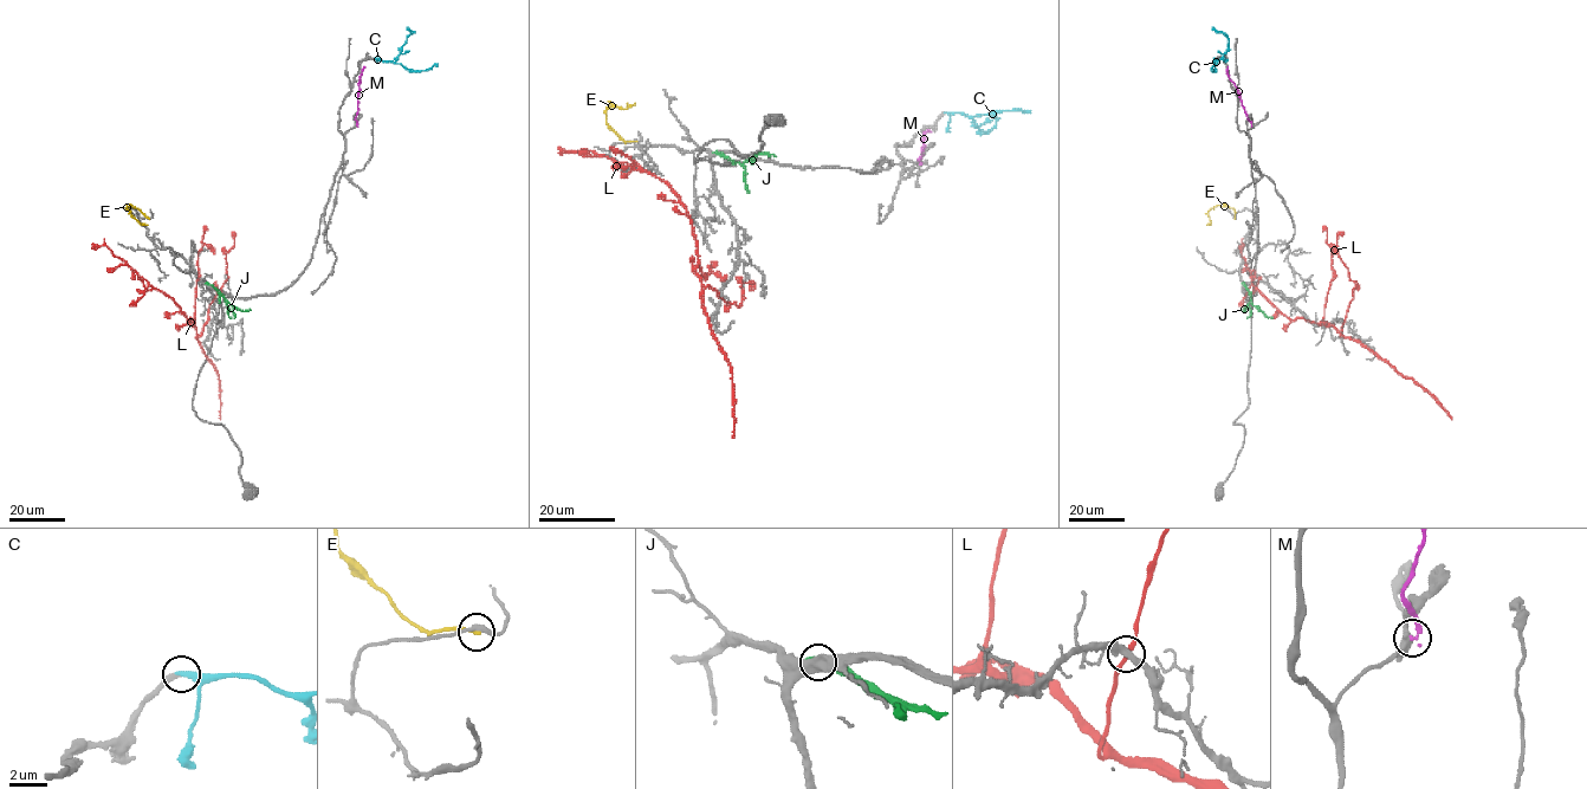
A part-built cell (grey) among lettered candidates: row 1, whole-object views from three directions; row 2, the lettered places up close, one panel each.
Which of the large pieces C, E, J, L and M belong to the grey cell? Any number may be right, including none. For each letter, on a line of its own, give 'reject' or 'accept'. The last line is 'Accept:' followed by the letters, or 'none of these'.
C: accept
E: reject
J: reject
L: reject
M: reject
Accept: C

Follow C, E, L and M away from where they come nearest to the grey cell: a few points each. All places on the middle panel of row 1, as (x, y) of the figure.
C: (946, 111), (963, 112), (986, 133), (995, 124), (995, 116), (989, 111)
E: (635, 141), (624, 141), (607, 123), (606, 114), (611, 104), (624, 109), (634, 103)
L: (717, 291), (701, 284), (695, 271), (697, 245), (691, 218), (665, 181), (635, 165), (557, 147)
M: (920, 165), (924, 135), (930, 131)

